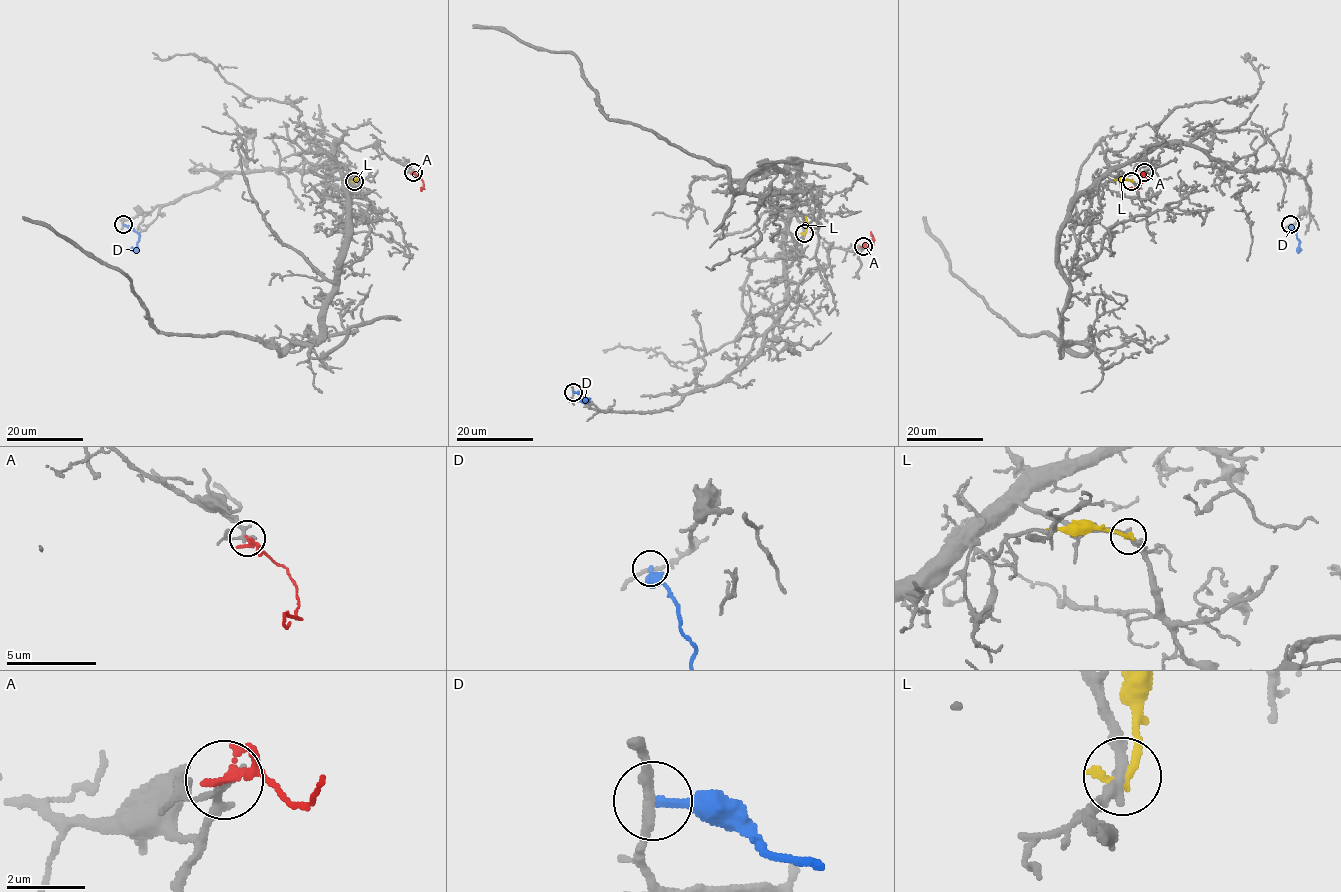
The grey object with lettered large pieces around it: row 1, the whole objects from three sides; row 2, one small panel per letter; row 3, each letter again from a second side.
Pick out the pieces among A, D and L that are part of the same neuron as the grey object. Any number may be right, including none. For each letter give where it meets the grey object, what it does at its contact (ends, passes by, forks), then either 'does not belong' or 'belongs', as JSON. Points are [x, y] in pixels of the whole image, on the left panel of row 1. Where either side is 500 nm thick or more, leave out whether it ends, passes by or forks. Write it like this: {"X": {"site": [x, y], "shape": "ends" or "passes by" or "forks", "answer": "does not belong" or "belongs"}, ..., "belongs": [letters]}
{"A": {"site": [413, 172], "shape": "ends", "answer": "does not belong"}, "D": {"site": [123, 224], "shape": "ends", "answer": "does not belong"}, "L": {"site": [354, 181], "shape": "ends", "answer": "does not belong"}, "belongs": []}

